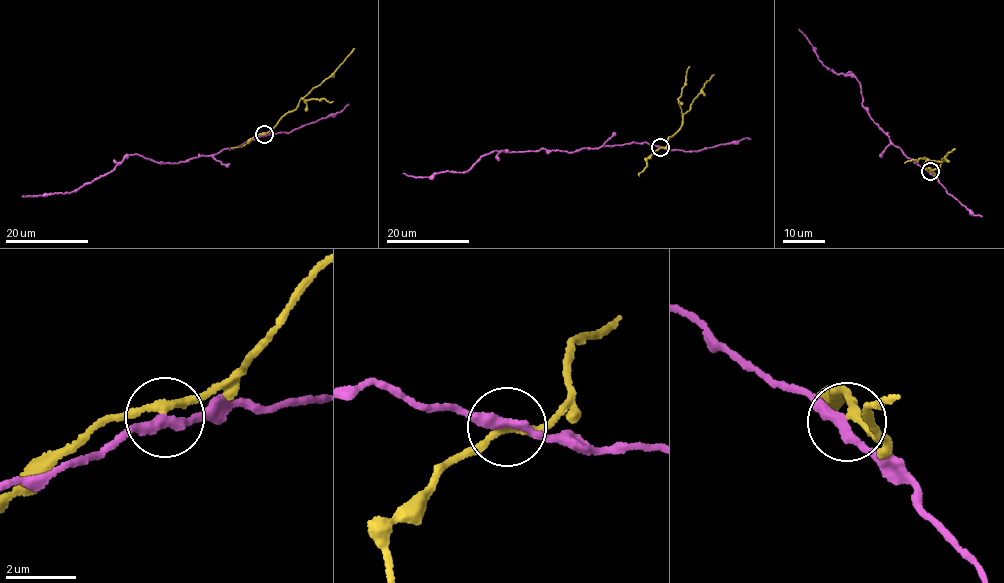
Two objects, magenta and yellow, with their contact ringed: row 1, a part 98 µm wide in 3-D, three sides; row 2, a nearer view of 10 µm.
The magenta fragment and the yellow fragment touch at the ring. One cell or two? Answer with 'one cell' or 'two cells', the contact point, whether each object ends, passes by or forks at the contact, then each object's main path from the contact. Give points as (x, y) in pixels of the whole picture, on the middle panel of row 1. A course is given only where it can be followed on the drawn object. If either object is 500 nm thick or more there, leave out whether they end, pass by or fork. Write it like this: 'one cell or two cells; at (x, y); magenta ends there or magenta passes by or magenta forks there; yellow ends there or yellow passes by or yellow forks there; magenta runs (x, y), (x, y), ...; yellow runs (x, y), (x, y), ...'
two cells; at (660, 147); magenta passes by; yellow passes by; magenta runs (660, 148), (633, 142), (567, 152), (493, 151), (465, 171), (416, 178), (403, 173); yellow runs (660, 147), (666, 147), (669, 137), (679, 130), (684, 115), (714, 74)

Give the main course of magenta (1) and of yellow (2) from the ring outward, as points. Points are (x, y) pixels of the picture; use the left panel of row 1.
1: (263, 134), (212, 155), (178, 162), (159, 164), (133, 154), (77, 190), (22, 196)
2: (263, 134), (297, 108), (299, 100), (339, 66), (354, 48)

